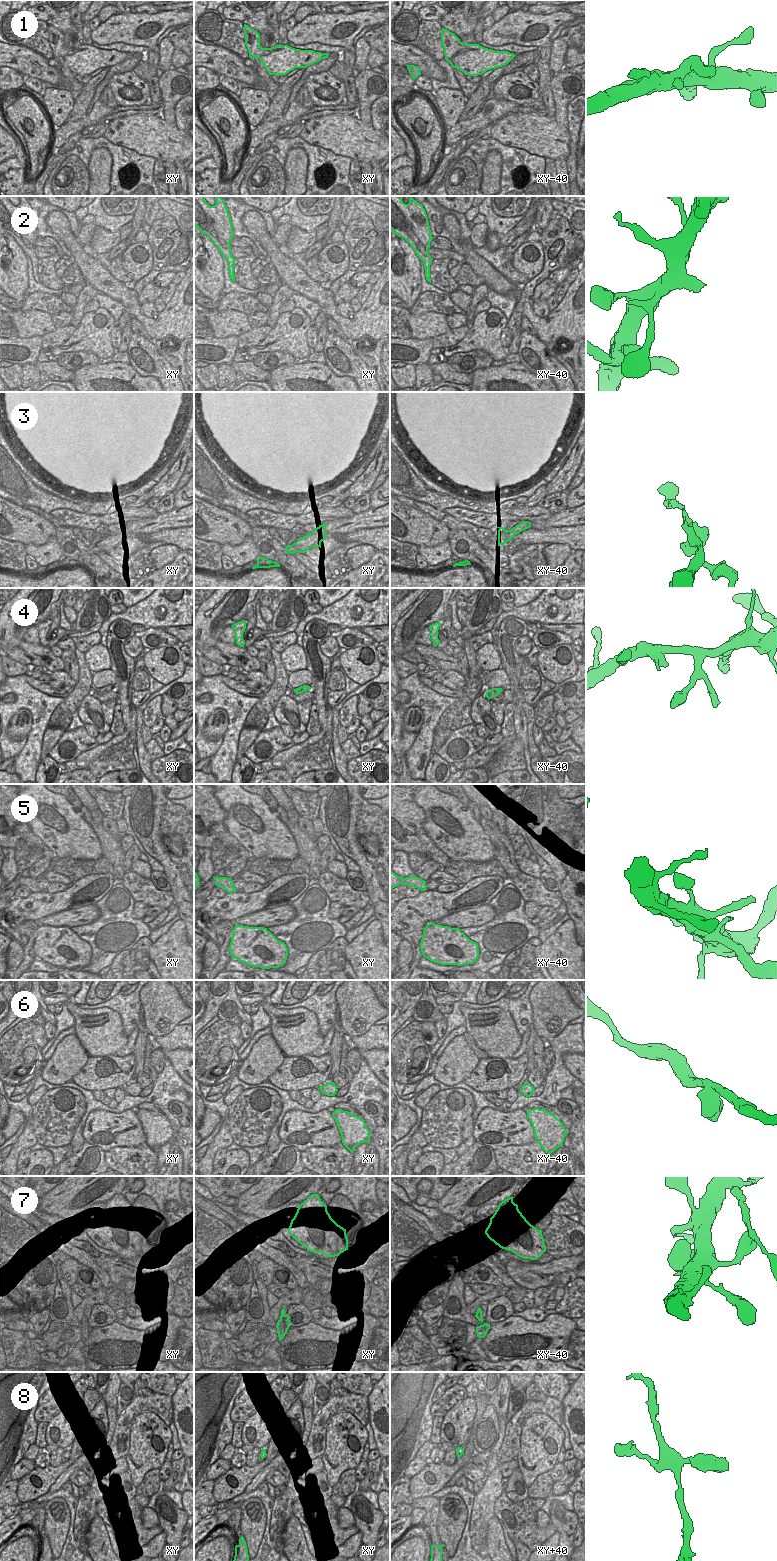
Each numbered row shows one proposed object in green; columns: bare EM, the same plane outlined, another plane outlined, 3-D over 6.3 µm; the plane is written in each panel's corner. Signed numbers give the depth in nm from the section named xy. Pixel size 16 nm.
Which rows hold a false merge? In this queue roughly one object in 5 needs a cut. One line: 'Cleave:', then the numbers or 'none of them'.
Cleave: none of them

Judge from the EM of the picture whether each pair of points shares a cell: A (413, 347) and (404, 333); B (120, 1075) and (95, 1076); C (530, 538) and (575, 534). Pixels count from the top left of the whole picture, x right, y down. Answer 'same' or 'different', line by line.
A: different
B: same
C: same

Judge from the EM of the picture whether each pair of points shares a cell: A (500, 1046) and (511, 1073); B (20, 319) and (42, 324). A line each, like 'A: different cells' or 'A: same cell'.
A: different cells
B: same cell

